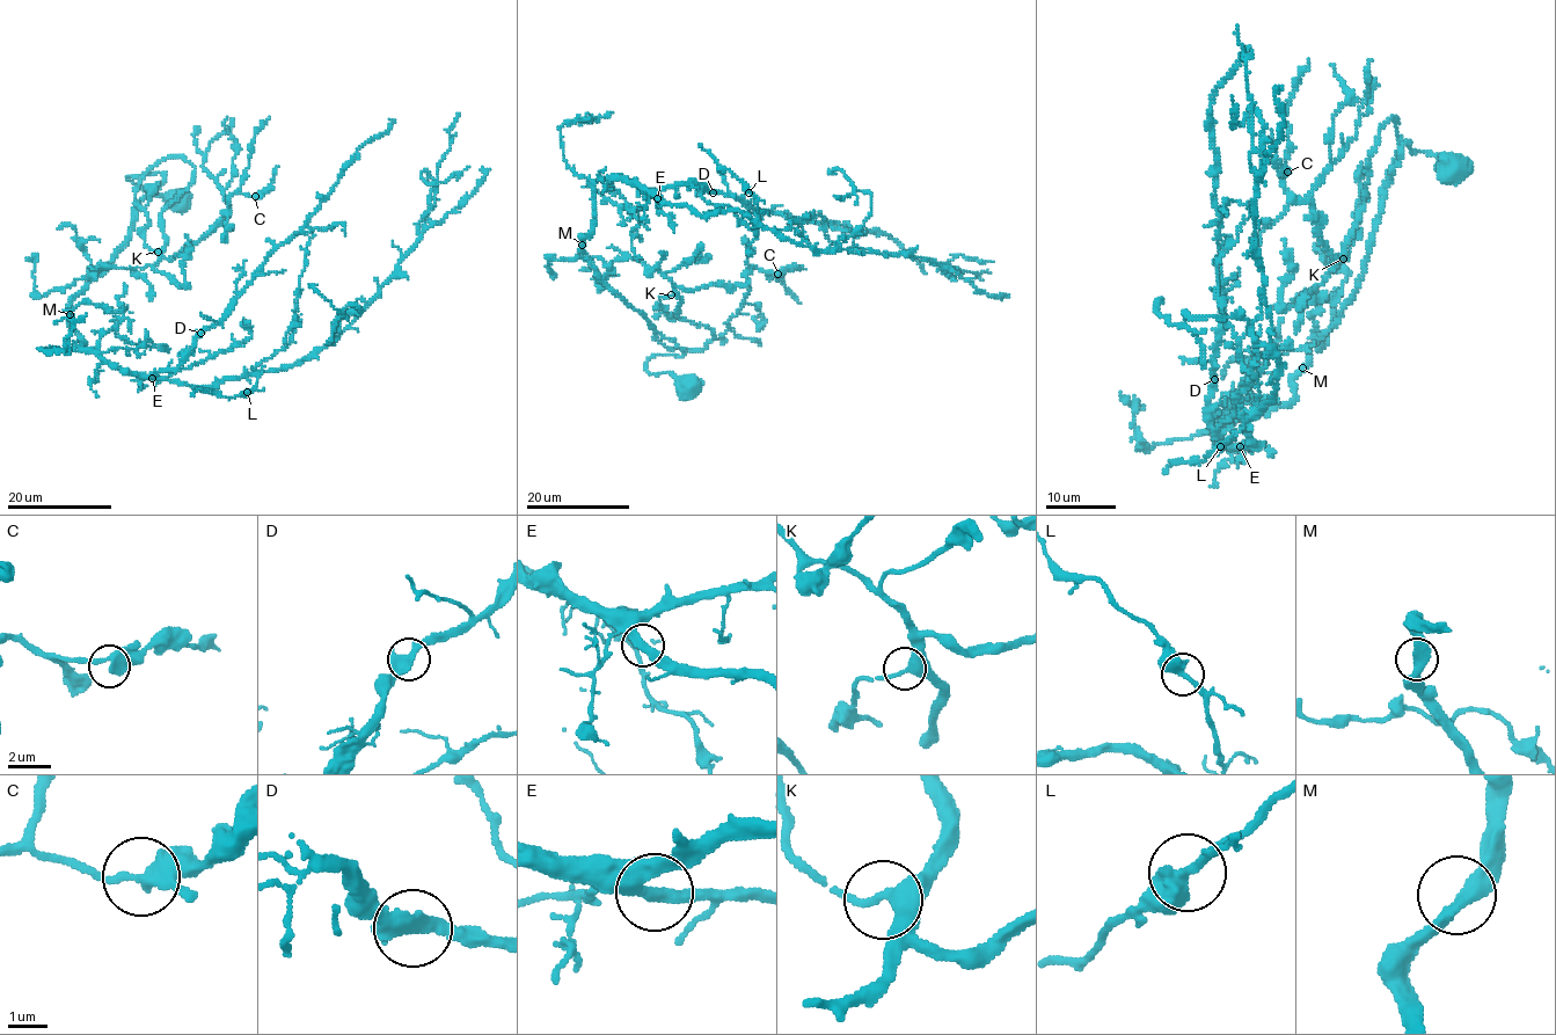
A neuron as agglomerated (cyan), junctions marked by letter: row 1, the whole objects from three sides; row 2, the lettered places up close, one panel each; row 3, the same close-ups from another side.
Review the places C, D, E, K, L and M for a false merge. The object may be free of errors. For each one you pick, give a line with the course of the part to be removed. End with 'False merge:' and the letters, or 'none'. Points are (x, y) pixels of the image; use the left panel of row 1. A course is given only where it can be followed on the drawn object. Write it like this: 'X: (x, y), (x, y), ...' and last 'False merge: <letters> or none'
False merge: none

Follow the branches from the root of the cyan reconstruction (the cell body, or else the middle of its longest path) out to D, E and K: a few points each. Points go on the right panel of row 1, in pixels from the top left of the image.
D: (1447, 168), (1402, 146), (1359, 286), (1312, 347), (1294, 400), (1218, 425), (1226, 446), (1210, 427), (1214, 379)
E: (1447, 168), (1402, 146), (1359, 286), (1312, 347), (1294, 400), (1217, 427), (1240, 446)
K: (1447, 168), (1407, 141), (1383, 195), (1400, 146), (1397, 123), (1381, 125), (1361, 219), (1343, 259)

